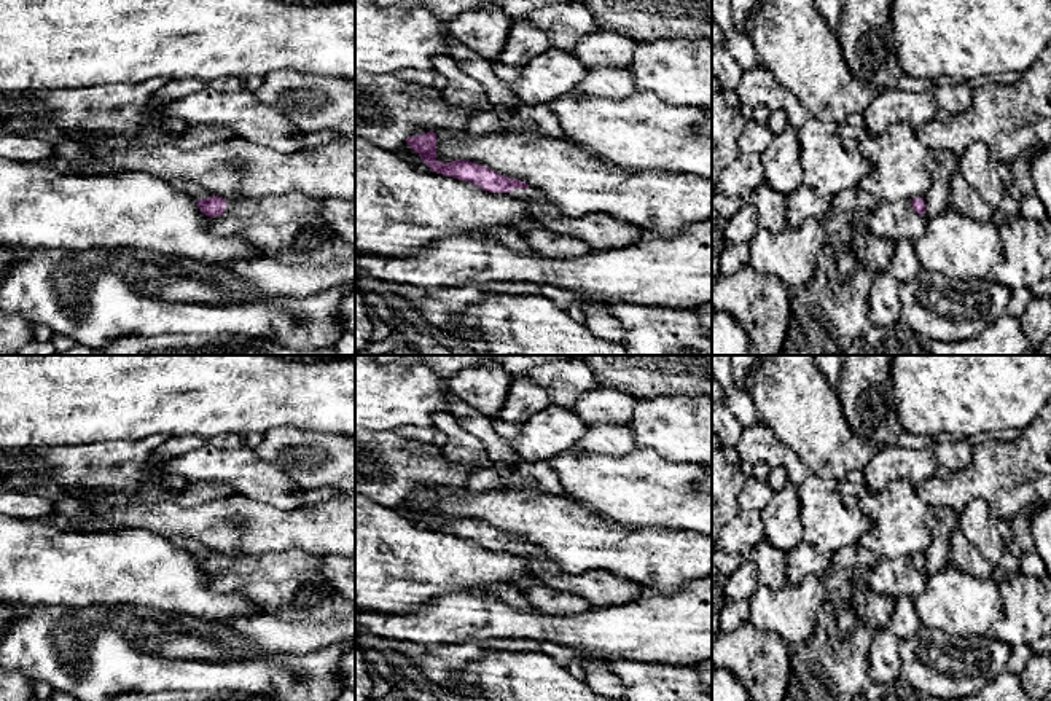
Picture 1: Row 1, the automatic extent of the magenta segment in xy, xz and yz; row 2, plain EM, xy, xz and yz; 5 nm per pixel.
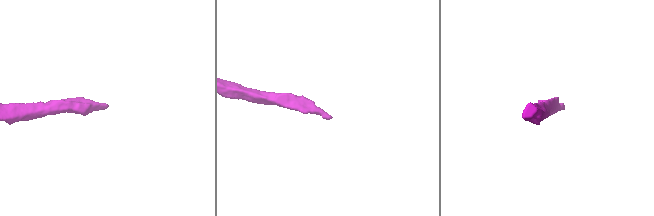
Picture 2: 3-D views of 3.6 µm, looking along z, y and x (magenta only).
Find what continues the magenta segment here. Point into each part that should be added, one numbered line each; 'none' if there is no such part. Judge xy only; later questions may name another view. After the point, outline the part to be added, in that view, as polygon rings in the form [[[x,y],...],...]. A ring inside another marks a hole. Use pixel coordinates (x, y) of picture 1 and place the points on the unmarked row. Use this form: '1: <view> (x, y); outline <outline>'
1: xy (183, 542); outline [[[175,535],[172,540],[183,550],[194,551],[197,556],[207,556],[210,551],[204,548],[202,545],[196,543],[186,535]]]

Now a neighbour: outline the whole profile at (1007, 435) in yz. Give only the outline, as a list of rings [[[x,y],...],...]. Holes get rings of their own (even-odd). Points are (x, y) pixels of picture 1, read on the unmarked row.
[[[1003,430],[1003,432],[990,432],[990,433],[978,433],[963,437],[971,446],[979,444],[987,440],[1000,440],[1000,441],[1014,441],[1019,437],[1016,430]]]

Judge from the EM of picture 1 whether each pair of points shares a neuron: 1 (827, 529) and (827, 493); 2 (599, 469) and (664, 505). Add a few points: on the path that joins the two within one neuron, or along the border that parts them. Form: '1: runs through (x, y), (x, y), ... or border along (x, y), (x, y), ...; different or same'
1: runs through (827, 520), (827, 502); same
2: runs through (615, 485), (623, 491), (648, 493); same

